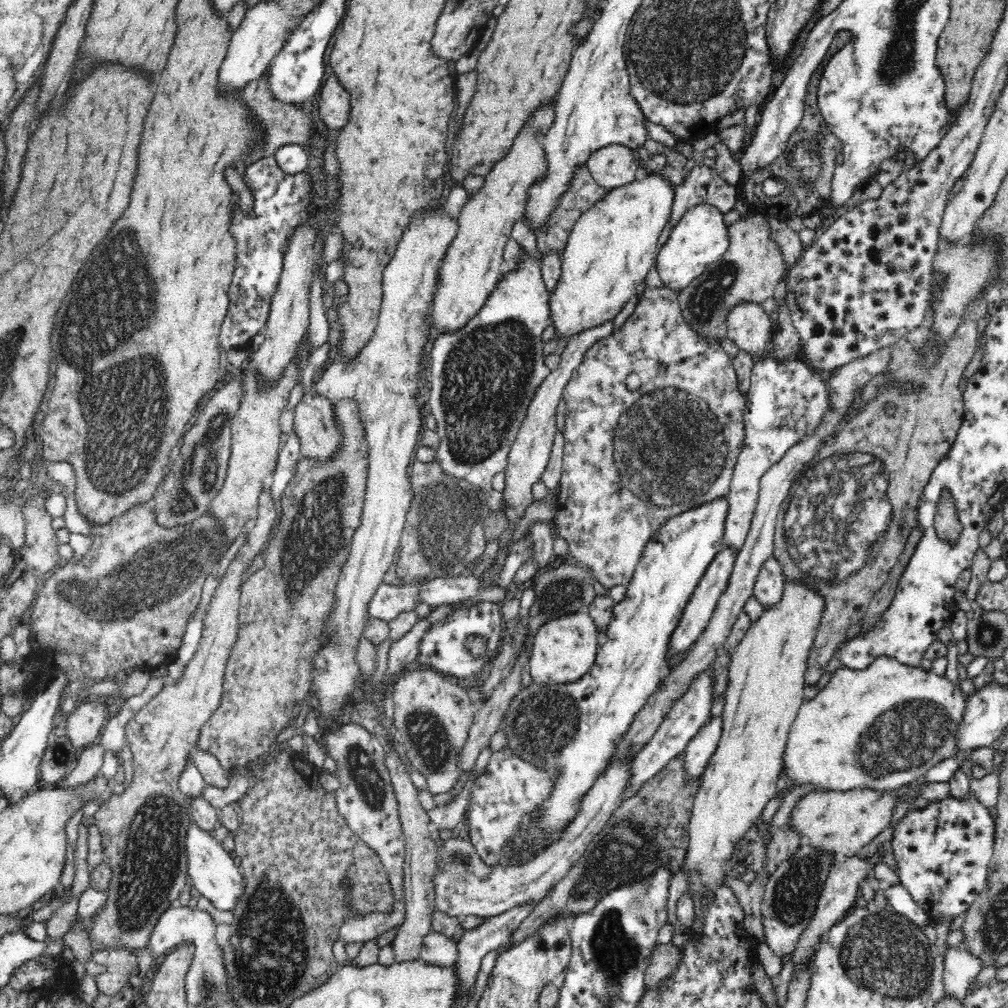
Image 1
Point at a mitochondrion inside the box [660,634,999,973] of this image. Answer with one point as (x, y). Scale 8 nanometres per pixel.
(906, 735)

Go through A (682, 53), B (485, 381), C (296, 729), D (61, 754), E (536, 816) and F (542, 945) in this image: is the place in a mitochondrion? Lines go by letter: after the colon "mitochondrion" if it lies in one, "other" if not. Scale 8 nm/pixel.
A: mitochondrion
B: mitochondrion
C: other
D: mitochondrion
E: other
F: other

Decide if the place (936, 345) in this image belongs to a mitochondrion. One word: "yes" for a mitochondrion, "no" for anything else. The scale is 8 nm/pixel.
no

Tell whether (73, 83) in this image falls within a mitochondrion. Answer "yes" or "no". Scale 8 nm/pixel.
no

